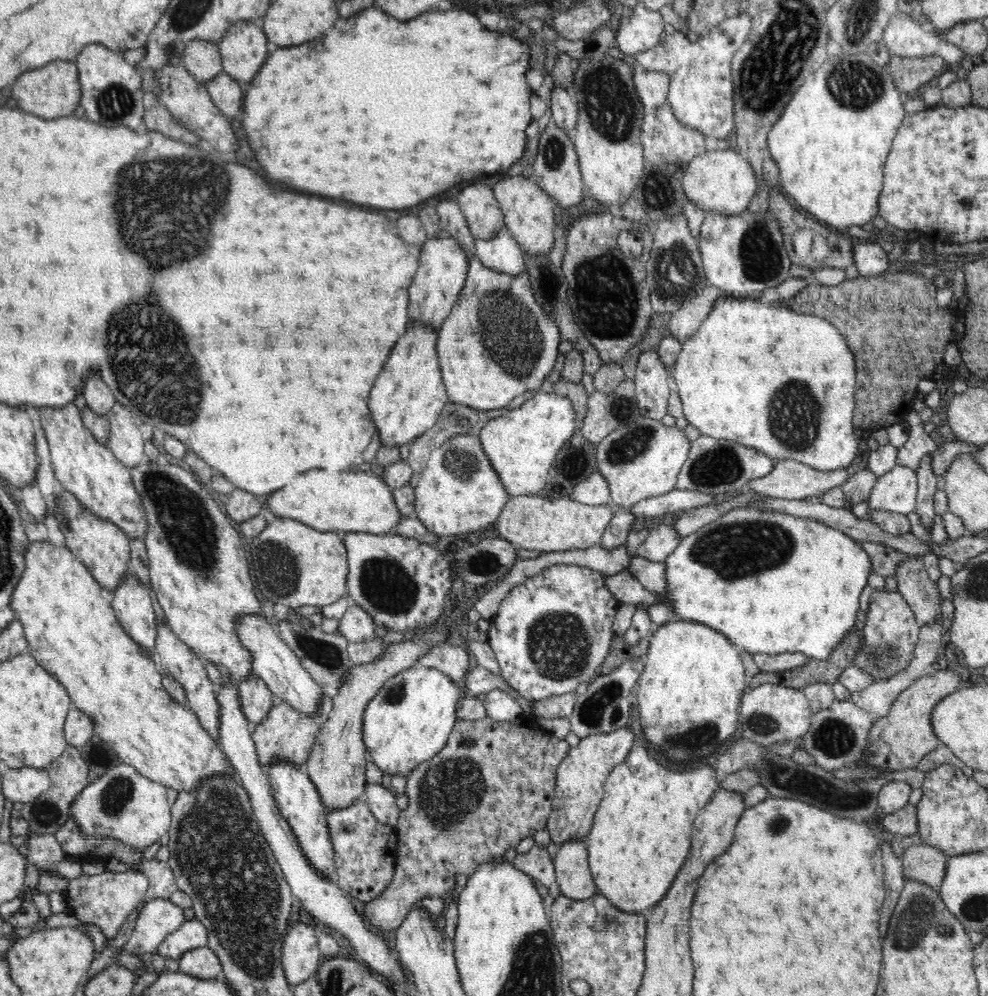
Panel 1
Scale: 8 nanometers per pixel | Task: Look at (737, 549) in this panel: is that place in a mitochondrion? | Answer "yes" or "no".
yes

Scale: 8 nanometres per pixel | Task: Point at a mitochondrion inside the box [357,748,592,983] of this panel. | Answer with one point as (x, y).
(446, 792)

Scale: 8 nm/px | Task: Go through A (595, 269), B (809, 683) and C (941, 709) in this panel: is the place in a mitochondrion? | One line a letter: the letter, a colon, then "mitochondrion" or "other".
A: mitochondrion
B: other
C: other

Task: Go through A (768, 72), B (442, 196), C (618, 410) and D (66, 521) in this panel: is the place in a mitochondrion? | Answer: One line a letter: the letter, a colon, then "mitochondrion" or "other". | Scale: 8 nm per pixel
A: mitochondrion
B: other
C: mitochondrion
D: mitochondrion

